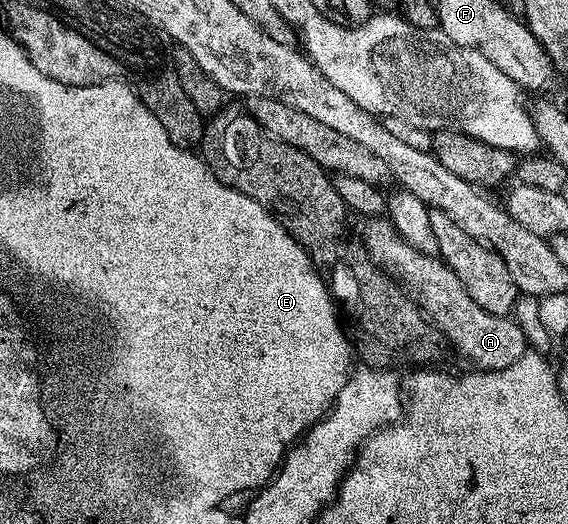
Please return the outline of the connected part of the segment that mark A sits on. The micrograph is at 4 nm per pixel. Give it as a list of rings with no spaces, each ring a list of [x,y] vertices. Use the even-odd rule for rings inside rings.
[[[385,216],[367,218],[360,236],[370,252],[370,258],[385,273],[389,273],[406,293],[414,298],[418,308],[432,322],[443,338],[467,361],[474,371],[491,373],[504,367],[512,367],[516,359],[528,352],[526,333],[510,317],[492,315],[468,295],[464,283],[446,266],[438,255],[425,253],[408,243],[398,233],[396,226]]]

